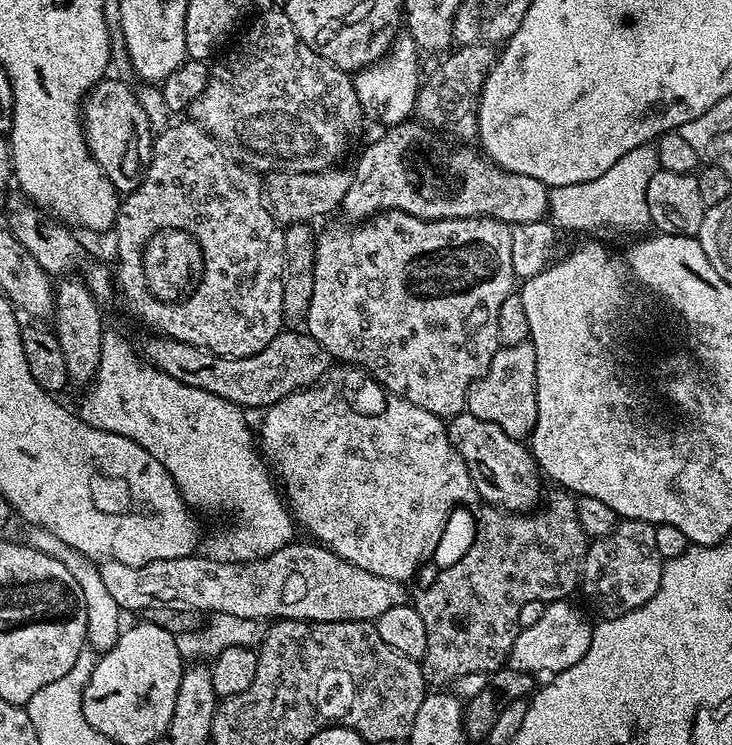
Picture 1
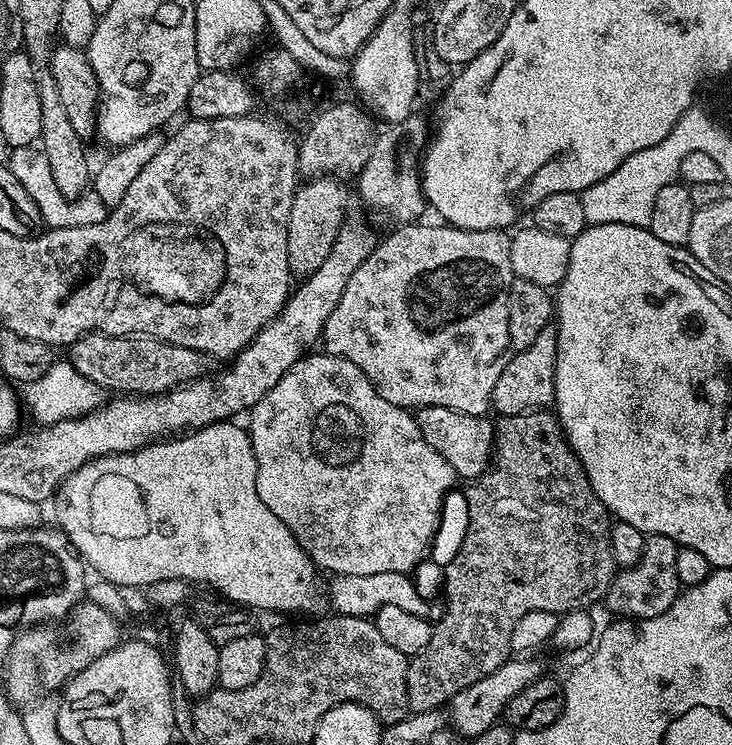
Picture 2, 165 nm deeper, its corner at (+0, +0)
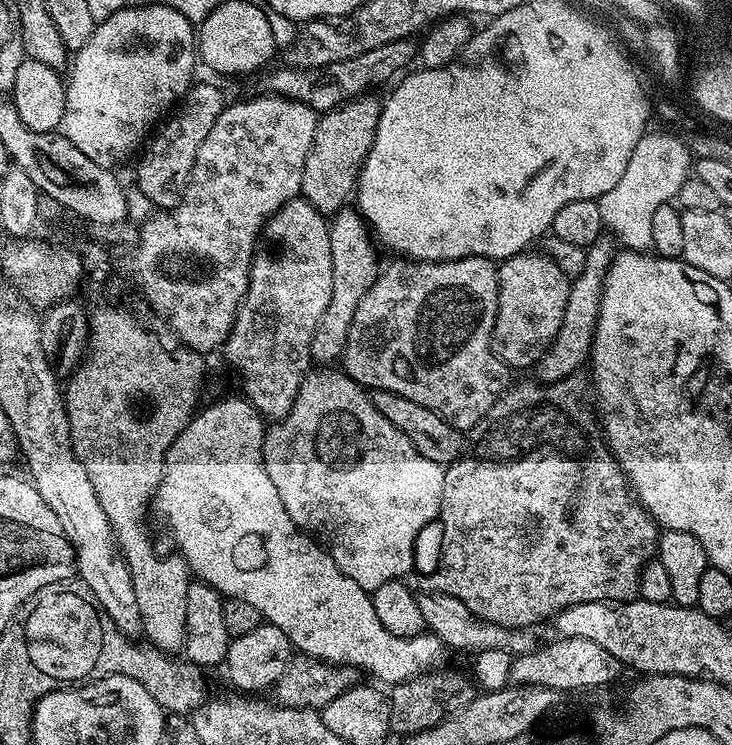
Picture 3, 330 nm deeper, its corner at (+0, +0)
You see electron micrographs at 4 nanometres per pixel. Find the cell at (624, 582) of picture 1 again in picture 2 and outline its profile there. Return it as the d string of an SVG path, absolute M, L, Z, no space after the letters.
M648 536L640 561L634 566L617 571L612 584L608 587L606 605L608 604L609 610L617 612L620 615L617 617L631 618L636 622L649 620L658 614L666 614L666 610L674 606L676 597L682 591L674 562L677 547L673 540L665 536Z

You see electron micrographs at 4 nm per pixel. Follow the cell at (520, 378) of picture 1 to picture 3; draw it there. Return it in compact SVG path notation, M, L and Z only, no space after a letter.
M606 238L596 239L595 242L591 246L586 249L586 266L582 270L582 274L578 274L577 276L571 277L569 286L568 286L568 301L566 302L566 314L562 314L562 326L558 326L558 334L554 339L552 339L552 345L546 349L544 352L543 358L535 364L534 373L536 372L535 379L542 384L553 384L554 382L558 382L559 380L565 380L567 376L575 376L581 370L580 367L585 367L586 361L589 359L590 353L592 351L592 339L594 338L594 334L596 333L596 323L598 322L598 310L600 309L600 298L602 296L602 286L604 285L604 275L606 274L606 270L610 266L610 262L612 261L614 255L614 247L612 248L612 244L610 241L606 240Z

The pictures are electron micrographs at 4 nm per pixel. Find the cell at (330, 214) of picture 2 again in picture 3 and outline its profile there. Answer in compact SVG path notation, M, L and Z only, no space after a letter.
M372 94L357 96L355 100L347 100L333 112L325 112L317 119L314 142L310 146L310 154L306 154L300 196L323 214L339 212L349 203L358 187L360 163L367 158L368 151L373 151L376 125L380 122L382 104L374 97Z

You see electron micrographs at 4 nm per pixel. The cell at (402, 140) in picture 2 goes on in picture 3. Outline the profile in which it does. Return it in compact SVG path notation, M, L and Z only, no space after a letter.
M345 206L331 217L330 258L334 266L334 283L330 285L330 302L326 310L322 310L322 318L318 318L318 326L310 338L310 354L313 361L320 366L328 366L331 360L339 361L344 355L346 338L350 334L350 322L354 322L354 310L358 310L358 302L374 286L378 275L376 268L377 245L368 241L370 237L366 221L355 207Z

